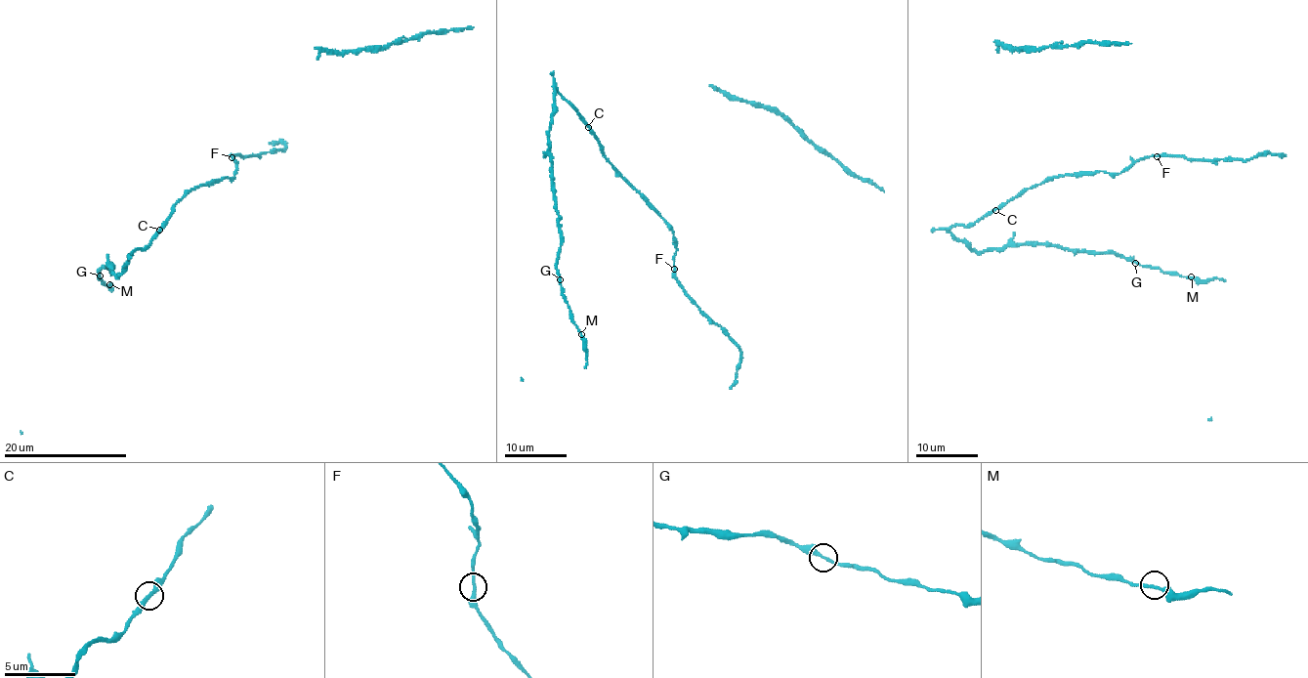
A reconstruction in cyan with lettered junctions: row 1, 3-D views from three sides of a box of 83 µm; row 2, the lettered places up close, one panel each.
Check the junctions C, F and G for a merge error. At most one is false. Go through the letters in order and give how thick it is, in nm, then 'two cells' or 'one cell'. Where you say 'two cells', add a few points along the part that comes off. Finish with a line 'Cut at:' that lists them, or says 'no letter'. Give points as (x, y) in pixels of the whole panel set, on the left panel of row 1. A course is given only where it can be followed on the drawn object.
C: 260 nm | one cell
F: 240 nm | one cell
G: 240 nm | one cell
Cut at: no letter

